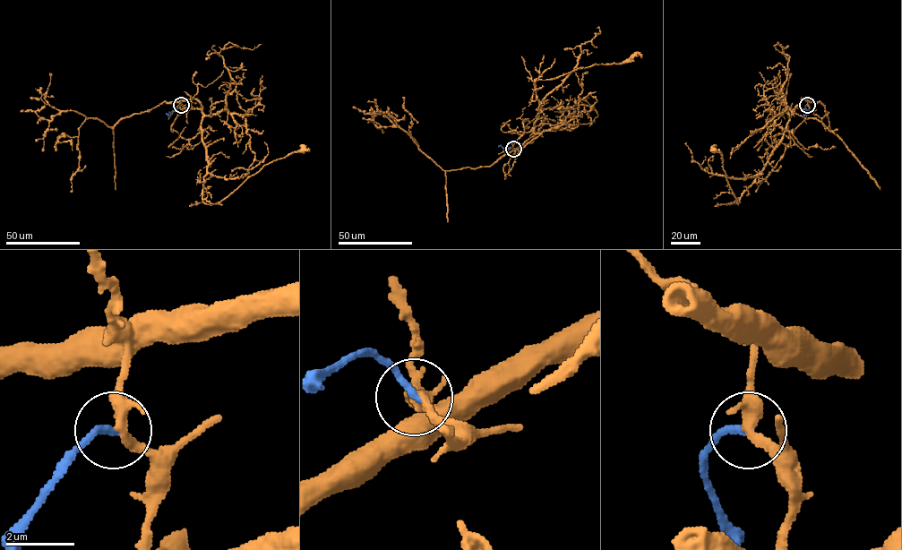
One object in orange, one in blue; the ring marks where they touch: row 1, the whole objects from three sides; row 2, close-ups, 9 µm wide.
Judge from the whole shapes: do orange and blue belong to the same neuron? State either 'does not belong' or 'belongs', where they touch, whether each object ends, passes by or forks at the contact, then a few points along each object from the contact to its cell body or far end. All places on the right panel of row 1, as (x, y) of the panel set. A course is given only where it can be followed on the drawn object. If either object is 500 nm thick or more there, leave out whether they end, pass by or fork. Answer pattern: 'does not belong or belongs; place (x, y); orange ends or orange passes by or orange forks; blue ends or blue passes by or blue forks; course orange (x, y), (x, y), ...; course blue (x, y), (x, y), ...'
does not belong; place (807, 105); orange forks; blue ends; course orange (807, 105), (808, 110), (795, 108), (782, 140), (738, 204), (726, 178), (722, 155), (712, 150), (717, 150); course blue (807, 105), (808, 112), (804, 116), (806, 111)

